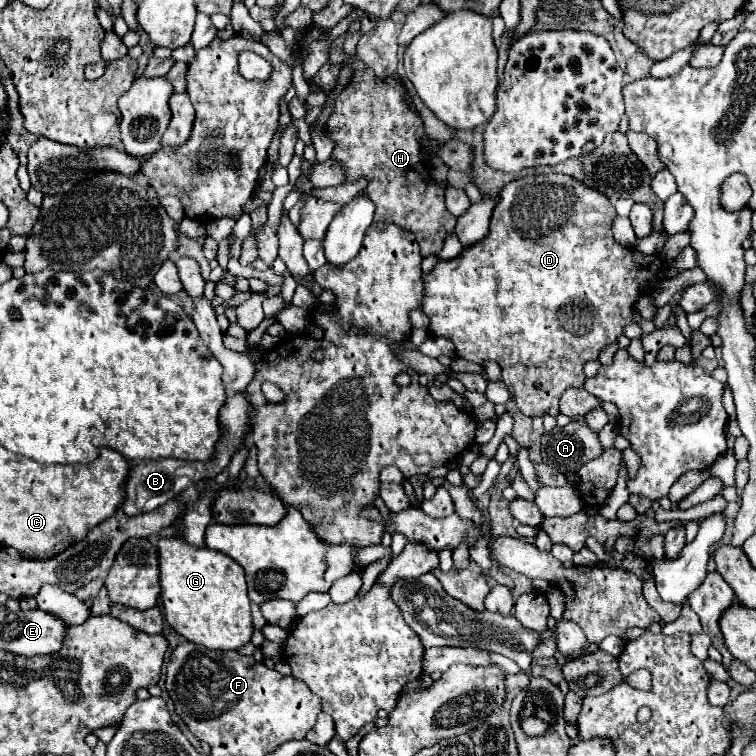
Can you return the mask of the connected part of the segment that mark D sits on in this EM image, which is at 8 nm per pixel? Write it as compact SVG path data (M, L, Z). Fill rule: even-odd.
M560 173L526 175L526 177L520 177L512 183L508 183L502 189L502 193L498 195L498 201L496 201L496 207L492 213L492 221L490 221L488 237L480 245L474 245L472 249L464 249L452 261L438 261L436 267L428 275L424 275L422 311L430 317L430 333L436 337L448 337L456 347L456 355L466 361L472 361L472 363L496 361L502 367L504 383L510 389L516 407L524 415L528 415L528 417L544 417L544 415L556 417L560 413L558 401L560 401L562 393L570 387L584 385L584 379L586 379L582 373L584 363L598 359L600 351L606 345L616 343L618 337L624 335L624 327L628 323L632 323L636 301L640 299L640 295L644 295L644 291L648 291L650 287L654 287L660 281L662 271L664 271L664 259L660 255L656 255L656 253L642 255L634 247L622 247L620 243L616 243L616 239L612 237L612 221L614 219L616 219L616 209L610 203L610 199L604 193L590 189L588 185L584 185L582 181L578 181L570 175L560 175ZM534 383L540 383L540 389L536 389Z

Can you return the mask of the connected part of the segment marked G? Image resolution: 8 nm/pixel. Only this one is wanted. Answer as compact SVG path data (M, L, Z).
M172 535L158 539L158 555L164 617L176 633L216 651L236 651L252 639L254 627L244 569L236 561L224 557L224 553L212 553L208 547L196 549L182 537Z

